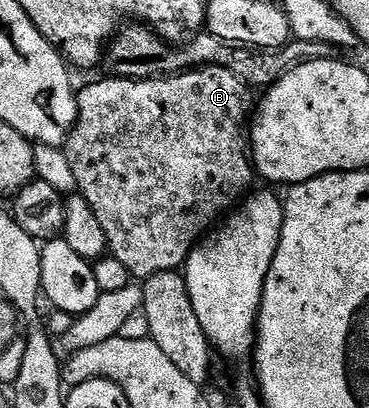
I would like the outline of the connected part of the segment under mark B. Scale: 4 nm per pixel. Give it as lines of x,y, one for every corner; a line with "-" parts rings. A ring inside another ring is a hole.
203,65
200,69
181,71
166,77
130,77
109,76
109,81
96,81
82,88
76,95
76,125
62,146
70,168
74,171
79,196
90,203
90,211
98,218
102,231
106,231
108,253
127,267
136,279
147,279
159,273
174,273
188,260
189,253
197,243
253,188
254,166
250,160
250,137
246,126
254,109
253,90
244,84
244,80
234,71
217,65

